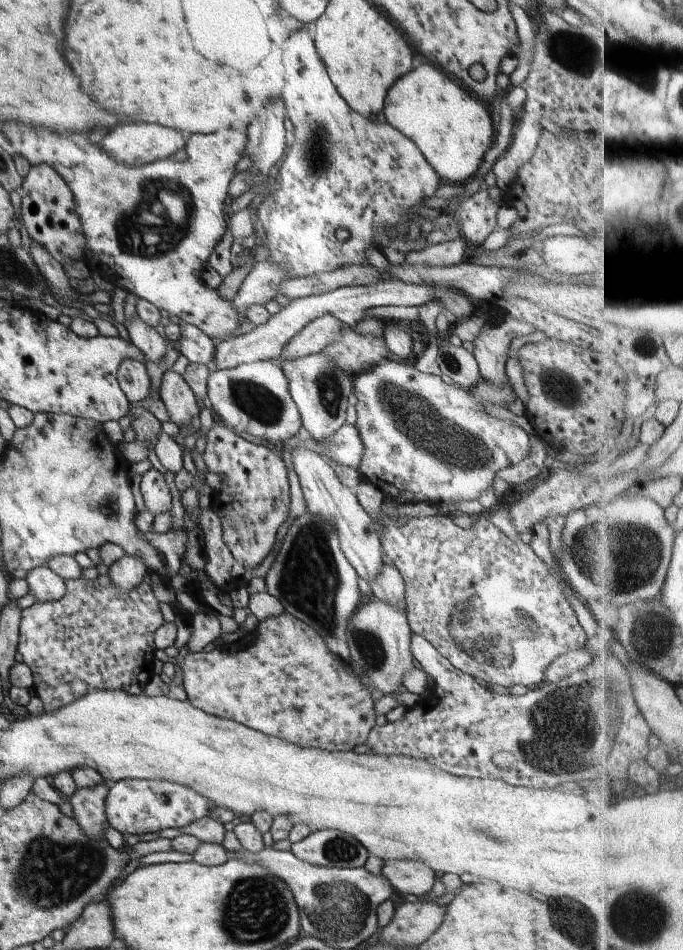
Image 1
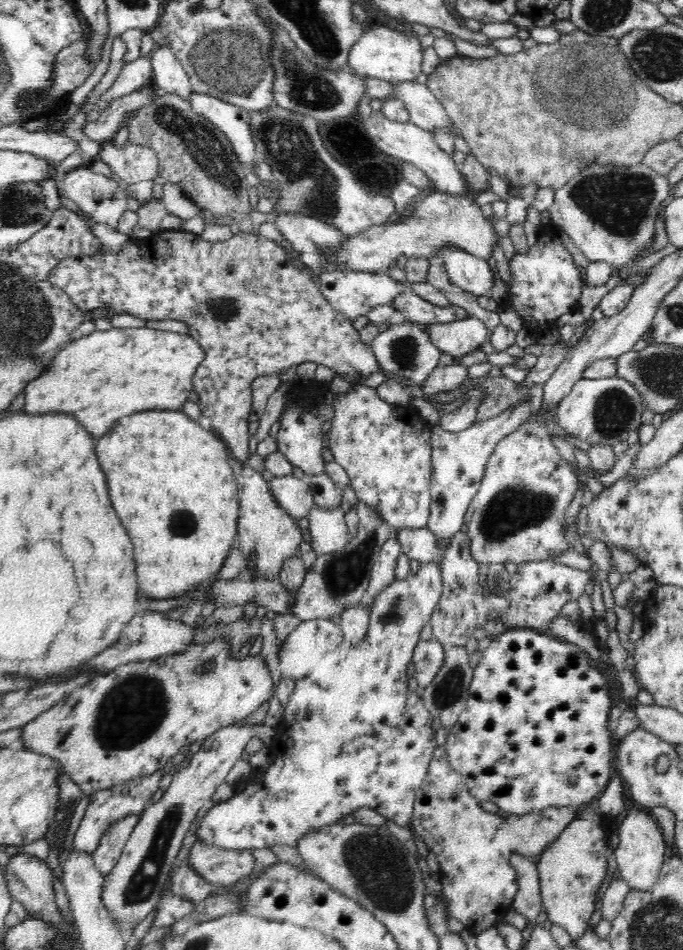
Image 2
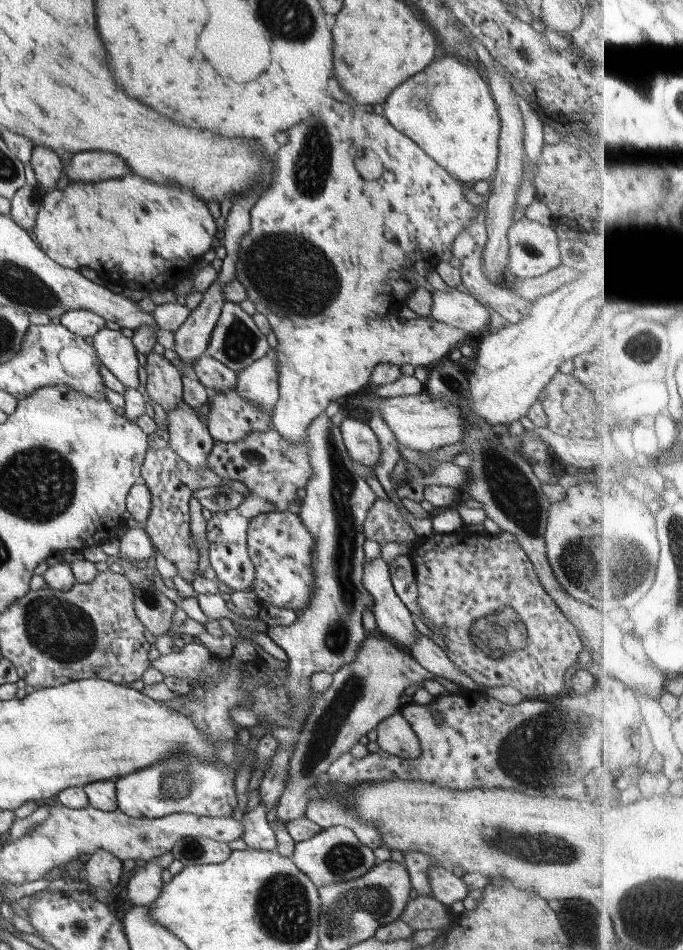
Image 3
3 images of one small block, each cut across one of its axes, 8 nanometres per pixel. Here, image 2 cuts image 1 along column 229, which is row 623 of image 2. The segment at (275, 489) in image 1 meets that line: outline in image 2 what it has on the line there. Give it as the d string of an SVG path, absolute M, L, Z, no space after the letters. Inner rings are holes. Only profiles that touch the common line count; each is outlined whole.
M426 526L420 529L393 529L400 550L410 560L418 562L434 562L440 565L440 575L443 581L443 591L436 608L430 617L430 626L434 639L444 649L465 647L472 638L476 627L483 628L487 634L494 637L510 629L533 629L536 632L549 634L549 622L562 612L562 606L568 601L576 601L585 592L590 576L566 564L555 561L526 562L518 564L517 572L512 578L512 587L500 596L491 594L485 596L479 578L479 564L471 559L469 538L466 533L458 531L446 546L439 546L435 534Z

